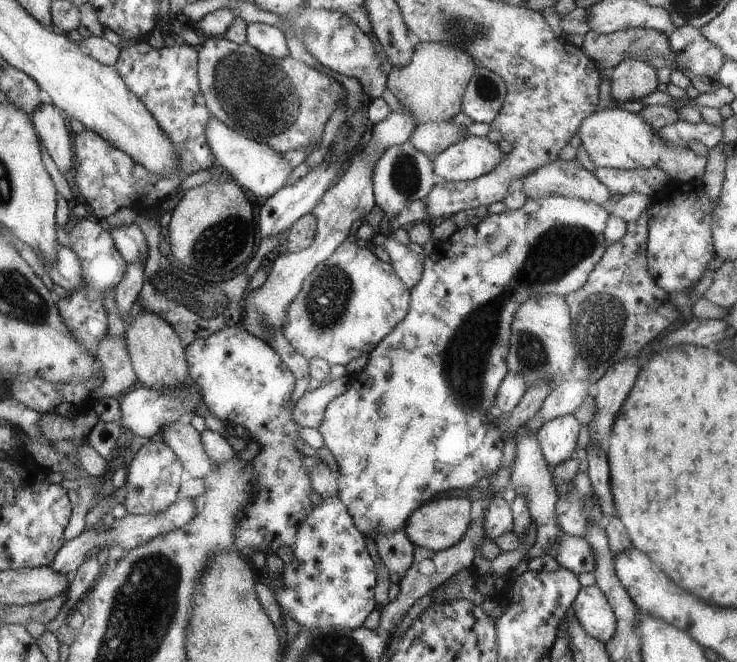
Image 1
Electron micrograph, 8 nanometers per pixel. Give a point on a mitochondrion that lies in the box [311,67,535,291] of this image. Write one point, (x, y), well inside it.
(405, 179)

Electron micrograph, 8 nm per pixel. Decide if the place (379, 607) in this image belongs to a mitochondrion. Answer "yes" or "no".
no

